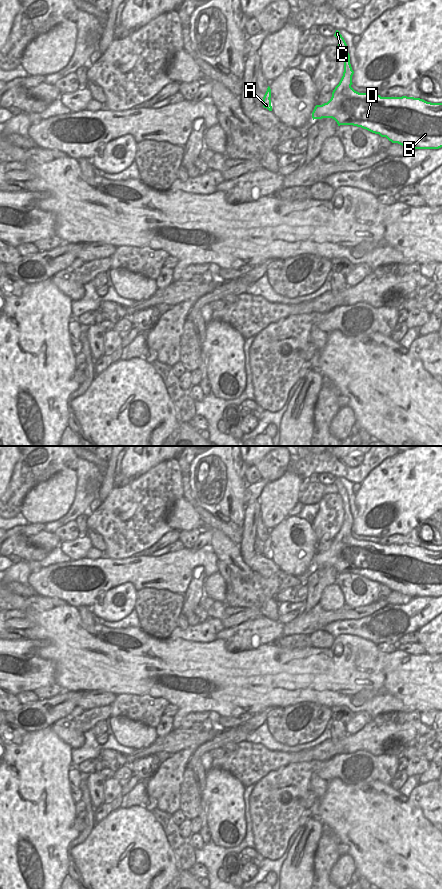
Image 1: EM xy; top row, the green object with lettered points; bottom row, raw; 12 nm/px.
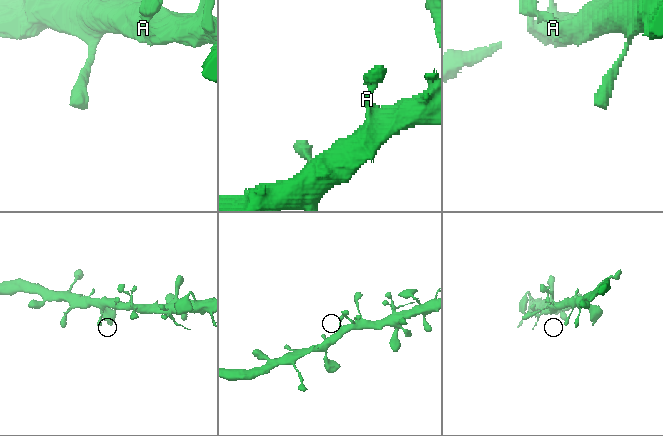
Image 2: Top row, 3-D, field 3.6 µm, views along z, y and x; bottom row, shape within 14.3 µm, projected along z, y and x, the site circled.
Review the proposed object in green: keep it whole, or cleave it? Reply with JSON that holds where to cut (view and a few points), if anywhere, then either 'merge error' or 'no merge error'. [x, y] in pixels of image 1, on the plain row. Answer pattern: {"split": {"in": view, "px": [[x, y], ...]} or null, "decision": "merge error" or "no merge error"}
{"split": null, "decision": "no merge error"}

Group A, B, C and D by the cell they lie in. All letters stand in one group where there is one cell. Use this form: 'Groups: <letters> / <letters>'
Groups: A B C D

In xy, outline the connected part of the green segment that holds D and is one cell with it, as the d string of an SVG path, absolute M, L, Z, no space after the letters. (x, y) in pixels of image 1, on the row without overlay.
M338 478L334 484L338 488L344 508L344 520L339 532L332 540L331 547L316 553L312 566L332 566L338 574L353 573L386 585L392 591L413 597L439 597L442 595L442 551L431 551L414 545L381 545L380 543L359 541L351 533L354 519L350 512L347 492Z

